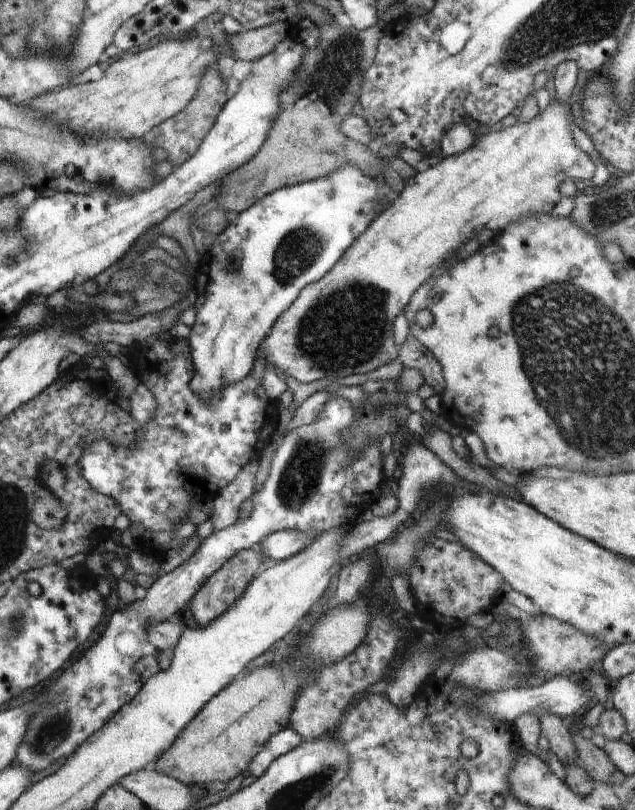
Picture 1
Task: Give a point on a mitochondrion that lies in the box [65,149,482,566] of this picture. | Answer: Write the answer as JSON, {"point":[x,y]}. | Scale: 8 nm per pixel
{"point":[345,328]}

